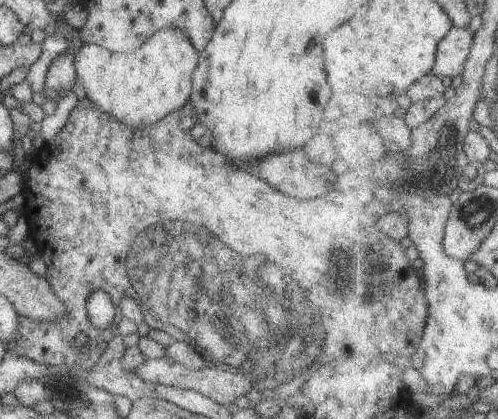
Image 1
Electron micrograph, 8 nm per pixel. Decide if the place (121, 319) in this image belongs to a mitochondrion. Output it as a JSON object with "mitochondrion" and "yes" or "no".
{"mitochondrion":"no"}

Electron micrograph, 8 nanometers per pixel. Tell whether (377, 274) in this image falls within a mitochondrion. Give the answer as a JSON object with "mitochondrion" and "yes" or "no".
{"mitochondrion":"yes"}

